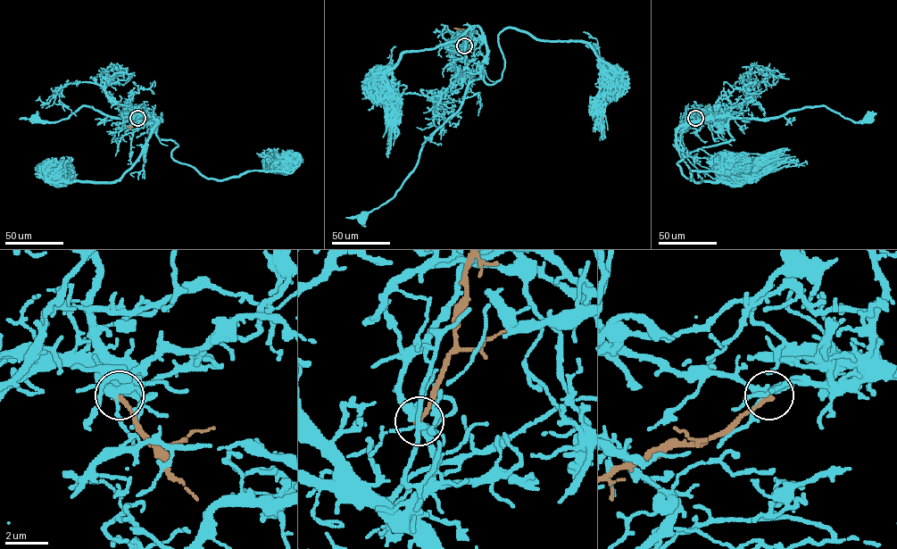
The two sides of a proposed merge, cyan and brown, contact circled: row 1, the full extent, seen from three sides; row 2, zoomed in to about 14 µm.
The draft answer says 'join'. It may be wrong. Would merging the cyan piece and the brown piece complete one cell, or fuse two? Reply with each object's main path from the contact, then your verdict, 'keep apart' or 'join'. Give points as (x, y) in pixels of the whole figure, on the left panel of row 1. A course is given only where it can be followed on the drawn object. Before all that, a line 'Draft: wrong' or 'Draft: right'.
Draft: wrong
cyan via (138, 118), (142, 120), (145, 117), (115, 119), (83, 105), (68, 118), (57, 121), (42, 121), (35, 117) | brown via (138, 118), (139, 125), (127, 127) | keep apart

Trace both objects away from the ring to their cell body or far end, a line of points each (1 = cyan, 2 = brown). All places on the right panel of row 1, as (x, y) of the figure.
1: (695, 118), (774, 119), (789, 112), (825, 105), (852, 121), (861, 121), (868, 117)
2: (695, 118), (677, 127)

